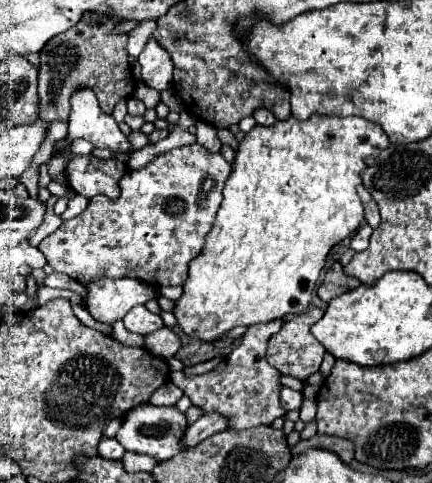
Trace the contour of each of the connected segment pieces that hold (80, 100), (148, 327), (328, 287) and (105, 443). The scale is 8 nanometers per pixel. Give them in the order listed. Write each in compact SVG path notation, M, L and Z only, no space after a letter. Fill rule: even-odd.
M87 88L73 94L71 100L67 140L75 140L75 138L85 138L95 148L107 148L115 154L131 152L129 138L119 130L113 116L101 112L95 94Z
M137 306L131 312L127 312L125 318L123 318L123 324L125 324L125 328L129 332L143 334L143 336L147 336L147 334L151 334L151 332L155 332L155 330L165 326L161 316L149 312L145 306Z
M333 262L333 266L327 270L325 280L321 282L321 286L319 286L317 294L319 294L319 298L321 298L321 300L329 302L329 300L333 300L333 298L335 298L335 296L339 296L339 294L343 294L343 292L347 292L347 290L357 288L359 284L361 284L361 282L359 282L357 278L353 278L353 276L347 276L347 274L345 274L345 270L343 270L343 264L341 264L341 262Z
M103 438L101 440L101 448L99 448L99 456L105 456L109 460L121 460L125 454L125 448L119 444L117 438Z

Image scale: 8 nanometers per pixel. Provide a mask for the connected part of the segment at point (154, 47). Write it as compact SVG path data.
M153 36L147 40L143 52L139 54L141 64L141 78L149 88L155 88L157 92L165 92L171 86L173 80L173 60L169 52L153 40Z

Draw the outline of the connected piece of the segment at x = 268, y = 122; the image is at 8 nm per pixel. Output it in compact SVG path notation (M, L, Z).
M263 107L255 109L252 115L259 125L271 126L275 122L274 115L269 110Z

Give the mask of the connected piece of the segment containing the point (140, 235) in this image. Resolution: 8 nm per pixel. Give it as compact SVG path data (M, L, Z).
M201 144L173 148L155 158L149 166L127 172L121 178L121 196L117 200L105 196L89 200L89 208L81 216L63 222L57 232L39 244L39 250L47 256L55 272L69 274L83 284L97 278L131 276L153 286L181 286L189 278L189 262L201 254L205 238L213 228L223 200L223 184L229 174L231 164L221 154L213 154Z

